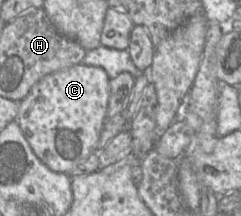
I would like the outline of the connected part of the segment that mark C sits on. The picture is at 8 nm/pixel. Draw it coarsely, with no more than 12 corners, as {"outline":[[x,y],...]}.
{"outline":[[76,64],[18,104],[35,155],[70,172],[95,150],[110,78]]}

